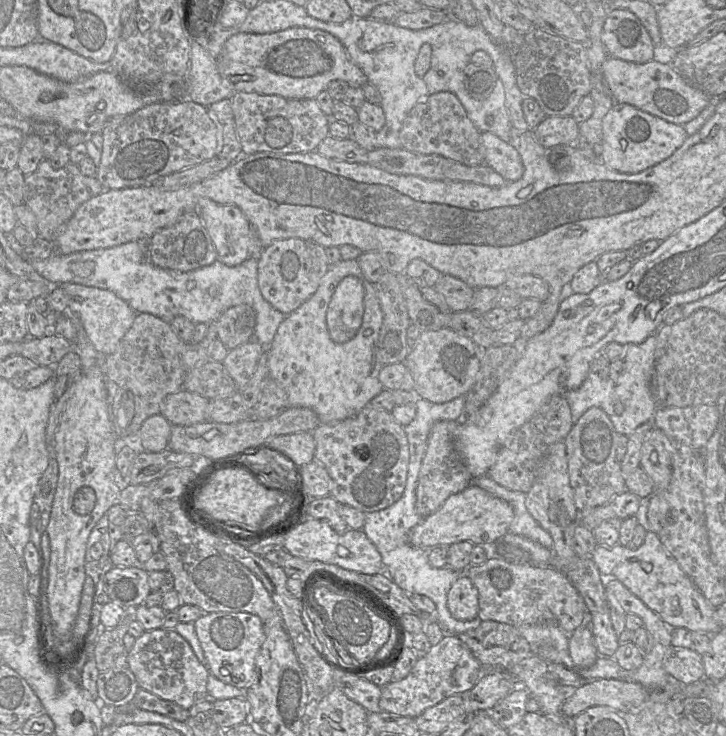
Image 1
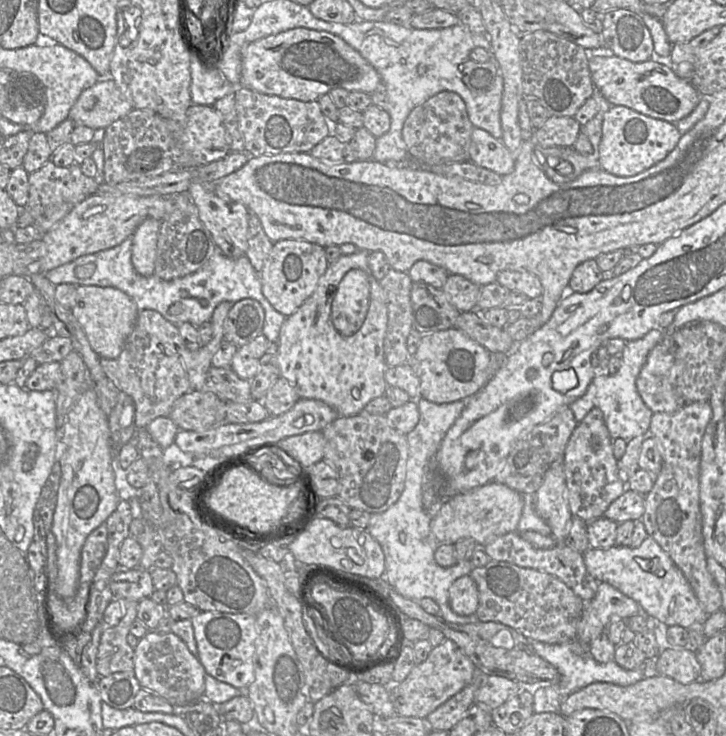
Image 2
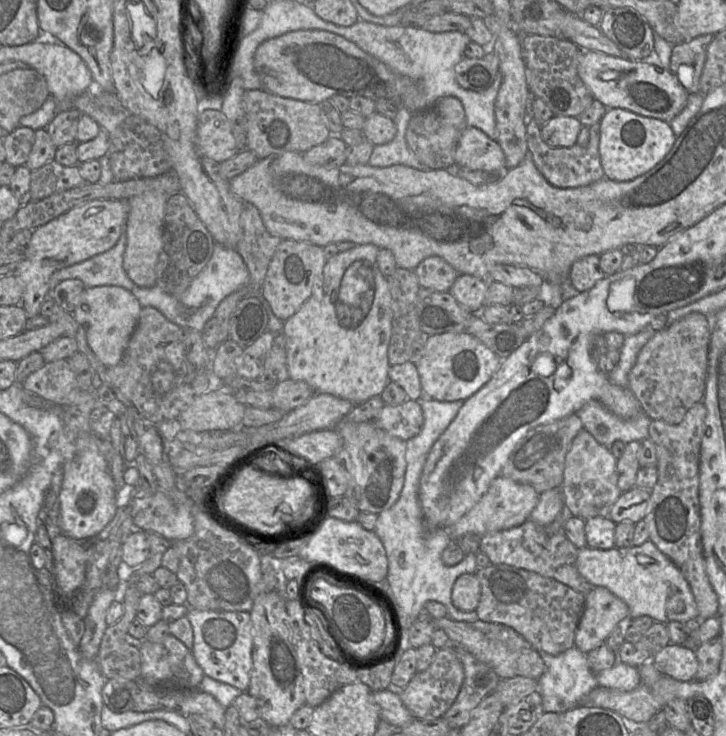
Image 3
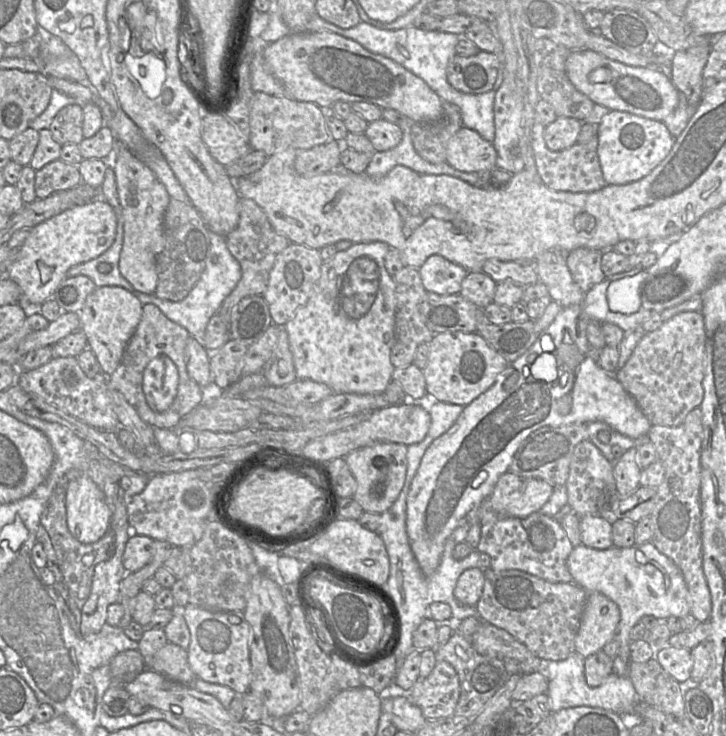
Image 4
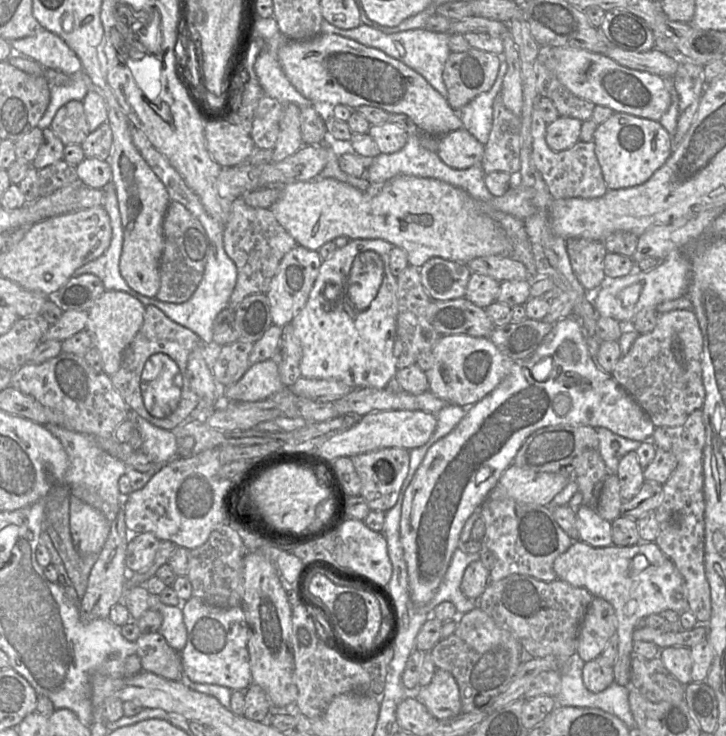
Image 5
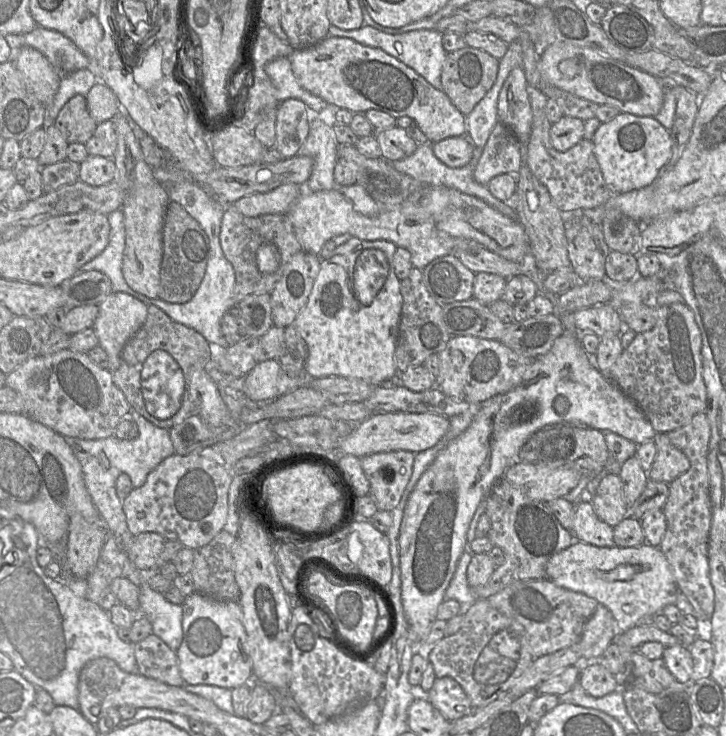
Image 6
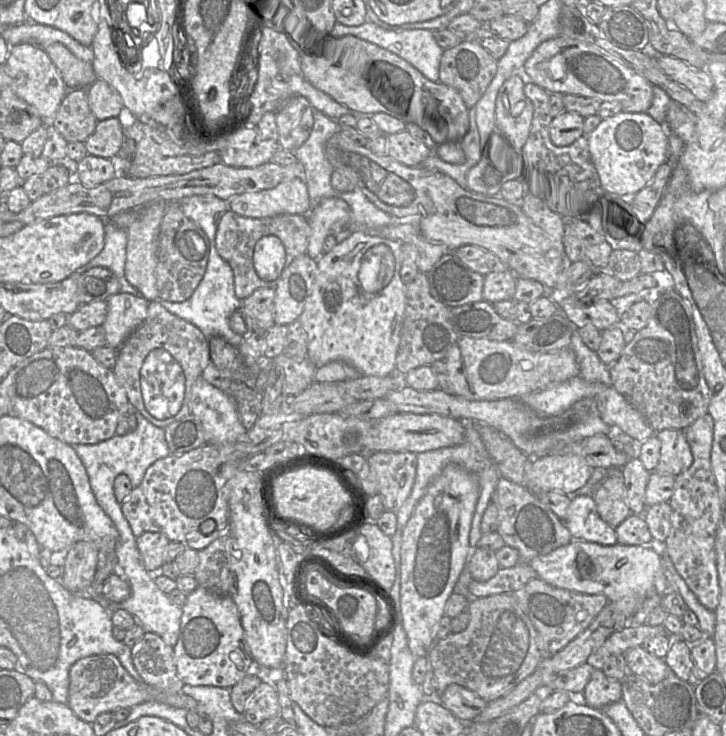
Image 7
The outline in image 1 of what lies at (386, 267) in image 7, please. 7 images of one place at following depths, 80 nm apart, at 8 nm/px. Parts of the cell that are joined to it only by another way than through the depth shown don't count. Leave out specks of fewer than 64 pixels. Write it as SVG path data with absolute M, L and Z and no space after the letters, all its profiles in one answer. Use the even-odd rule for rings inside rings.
M355 259L341 260L337 264L331 265L315 293L291 314L286 315L268 349L269 377L276 381L285 391L288 398L288 407L310 408L317 414L321 424L337 423L358 414L372 398L384 389L378 378L384 365L378 361L376 356L376 342L382 322L383 314L374 284L365 279L358 262Z

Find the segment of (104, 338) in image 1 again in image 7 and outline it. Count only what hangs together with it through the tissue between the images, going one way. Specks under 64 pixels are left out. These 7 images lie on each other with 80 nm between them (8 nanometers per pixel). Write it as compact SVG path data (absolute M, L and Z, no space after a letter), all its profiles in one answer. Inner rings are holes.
M117 293L107 300L108 312L102 325L107 345L119 349L124 341L146 320L148 304L144 297Z

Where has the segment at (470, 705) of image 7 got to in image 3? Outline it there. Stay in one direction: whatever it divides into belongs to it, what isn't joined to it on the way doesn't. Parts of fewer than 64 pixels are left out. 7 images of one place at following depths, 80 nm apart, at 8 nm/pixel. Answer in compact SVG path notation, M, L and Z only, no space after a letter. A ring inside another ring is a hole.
M451 643L436 649L429 667L417 672L402 689L400 698L415 719L436 719L442 717L456 700L464 681L463 666Z

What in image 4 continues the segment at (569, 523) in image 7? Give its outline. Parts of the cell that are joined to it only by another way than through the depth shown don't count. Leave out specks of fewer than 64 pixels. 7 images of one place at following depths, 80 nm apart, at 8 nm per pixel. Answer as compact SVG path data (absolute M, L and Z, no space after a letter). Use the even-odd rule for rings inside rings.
M602 515L580 517L581 542L593 549L605 550L613 546L612 524L614 519Z

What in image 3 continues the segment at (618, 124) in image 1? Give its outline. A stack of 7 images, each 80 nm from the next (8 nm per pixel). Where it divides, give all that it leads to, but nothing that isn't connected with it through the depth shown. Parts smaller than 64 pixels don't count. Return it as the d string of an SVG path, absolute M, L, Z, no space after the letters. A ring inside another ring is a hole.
M608 109L600 121L599 155L604 177L632 181L654 168L672 149L676 136L669 122L626 109Z

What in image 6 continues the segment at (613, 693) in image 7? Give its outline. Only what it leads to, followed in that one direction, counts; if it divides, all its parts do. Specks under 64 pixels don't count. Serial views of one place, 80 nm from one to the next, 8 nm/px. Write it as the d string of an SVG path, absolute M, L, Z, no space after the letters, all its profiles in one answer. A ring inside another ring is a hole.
M598 661L583 665L580 663L579 666L581 668L579 682L591 696L603 697L620 688L615 676Z

